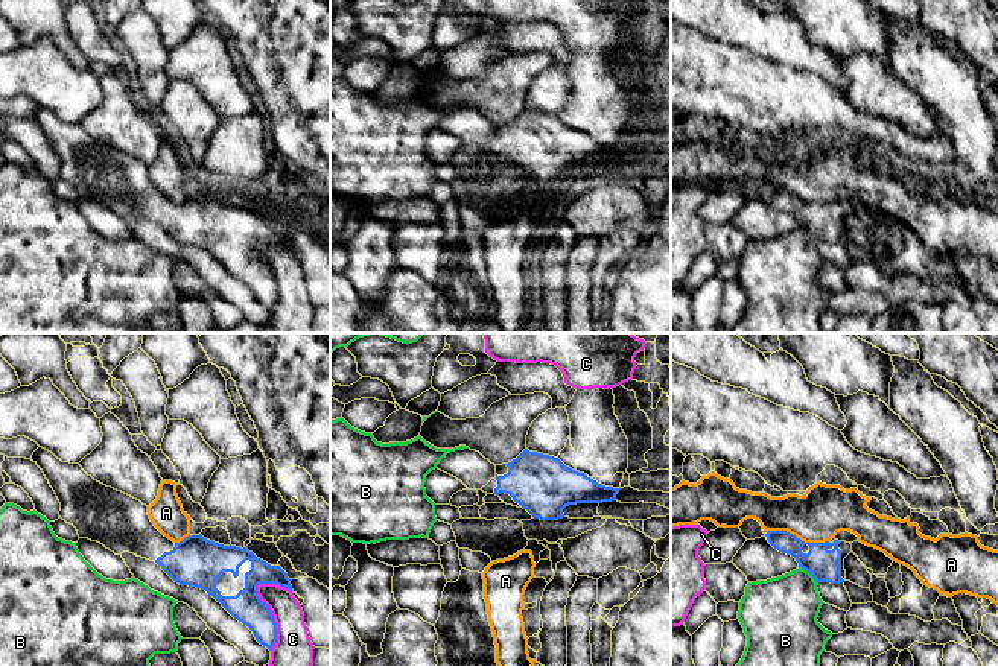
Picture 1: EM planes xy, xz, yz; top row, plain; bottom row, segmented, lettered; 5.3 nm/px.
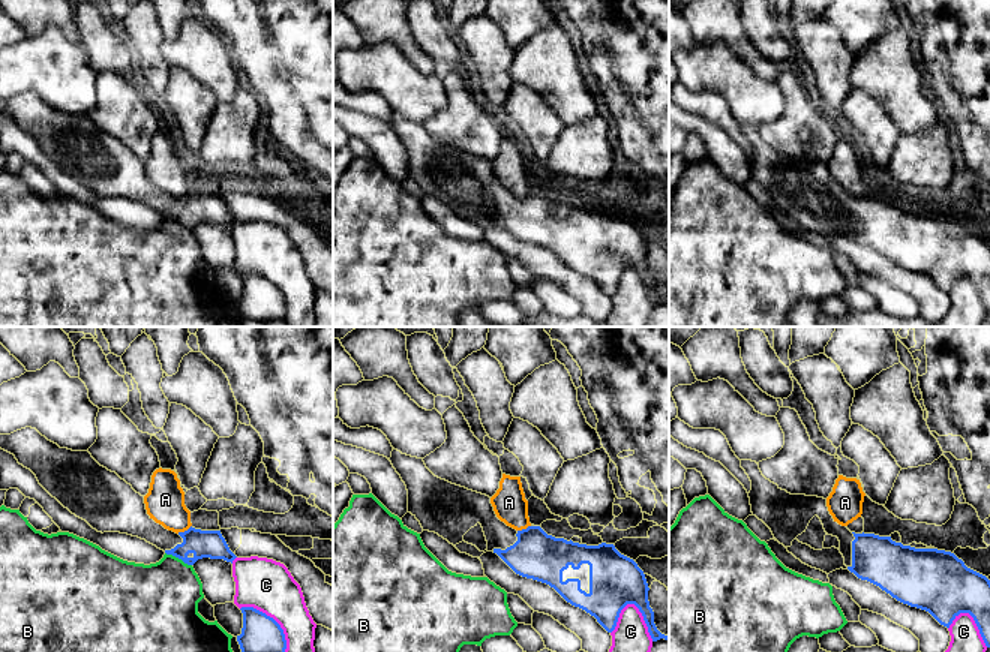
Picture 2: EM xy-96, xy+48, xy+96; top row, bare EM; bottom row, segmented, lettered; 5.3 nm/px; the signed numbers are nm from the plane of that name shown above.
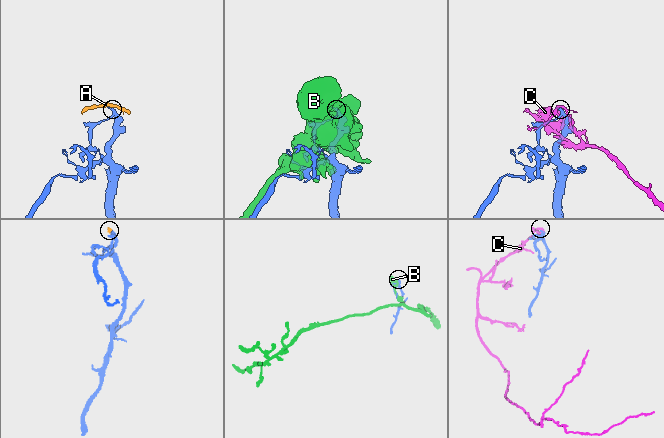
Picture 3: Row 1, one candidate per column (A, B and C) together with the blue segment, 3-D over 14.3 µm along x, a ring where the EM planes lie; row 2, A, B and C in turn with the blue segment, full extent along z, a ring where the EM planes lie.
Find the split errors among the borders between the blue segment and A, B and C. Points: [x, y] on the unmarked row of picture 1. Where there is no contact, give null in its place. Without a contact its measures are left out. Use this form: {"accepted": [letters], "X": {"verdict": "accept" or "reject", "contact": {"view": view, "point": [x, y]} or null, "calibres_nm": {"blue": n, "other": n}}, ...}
{"accepted": [], "A": {"verdict": "reject", "contact": {"view": "yz", "point": [799, 198]}, "calibres_nm": {"blue": 170, "other": 280}}, "B": {"verdict": "reject", "contact": {"view": "yz", "point": [810, 231]}, "calibres_nm": {"blue": 170, "other": 360}}, "C": {"verdict": "reject", "contact": {"view": "xy", "point": [273, 277]}, "calibres_nm": {"blue": 160, "other": 220}}}

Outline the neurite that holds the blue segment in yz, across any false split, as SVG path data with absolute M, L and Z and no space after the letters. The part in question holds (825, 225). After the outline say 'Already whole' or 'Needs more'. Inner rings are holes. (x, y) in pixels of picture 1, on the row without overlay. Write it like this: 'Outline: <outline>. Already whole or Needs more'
Outline: M768 190L765 196L774 208L794 216L799 227L809 231L817 242L844 242L844 217L852 211L850 202L835 198L825 202L805 202L787 190Z. Needs more

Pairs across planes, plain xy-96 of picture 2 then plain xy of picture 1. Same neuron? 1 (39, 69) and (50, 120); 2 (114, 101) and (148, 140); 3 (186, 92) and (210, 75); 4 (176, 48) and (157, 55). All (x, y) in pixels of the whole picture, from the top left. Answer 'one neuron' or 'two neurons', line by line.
1: two neurons
2: one neuron
3: two neurons
4: two neurons

